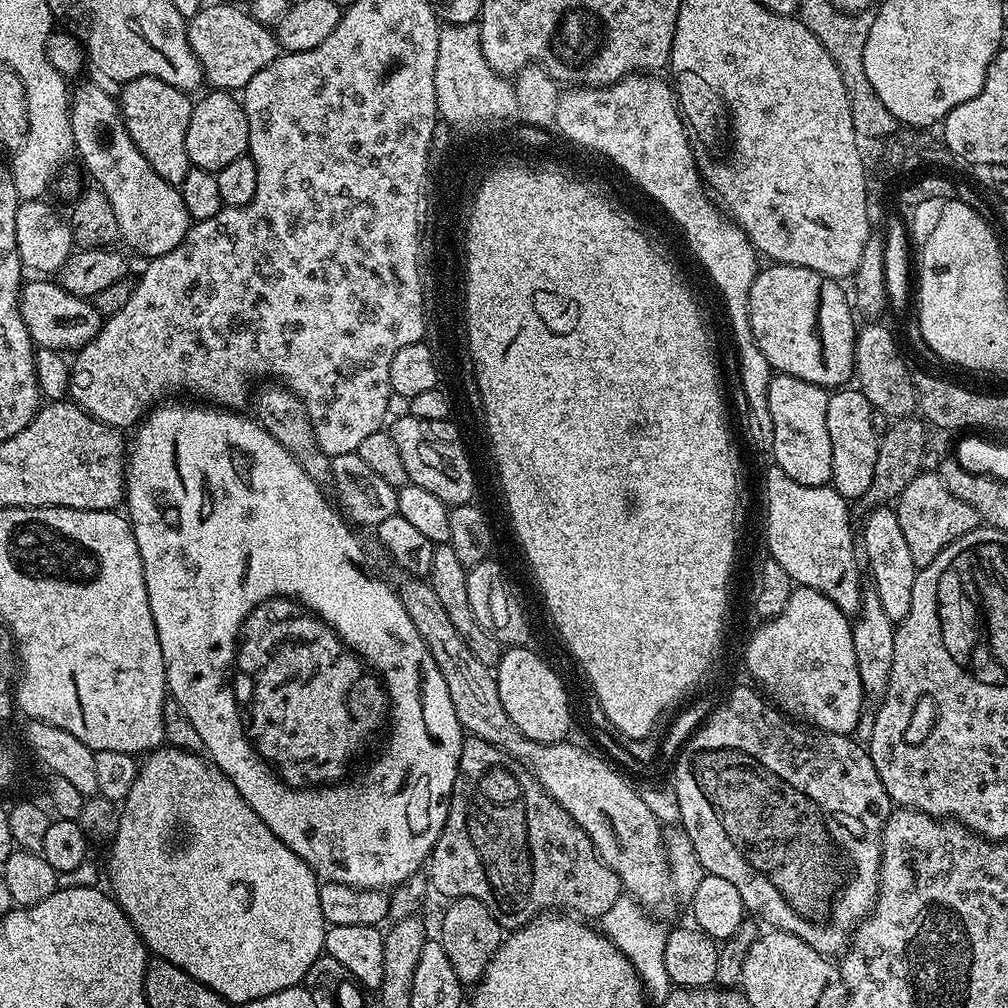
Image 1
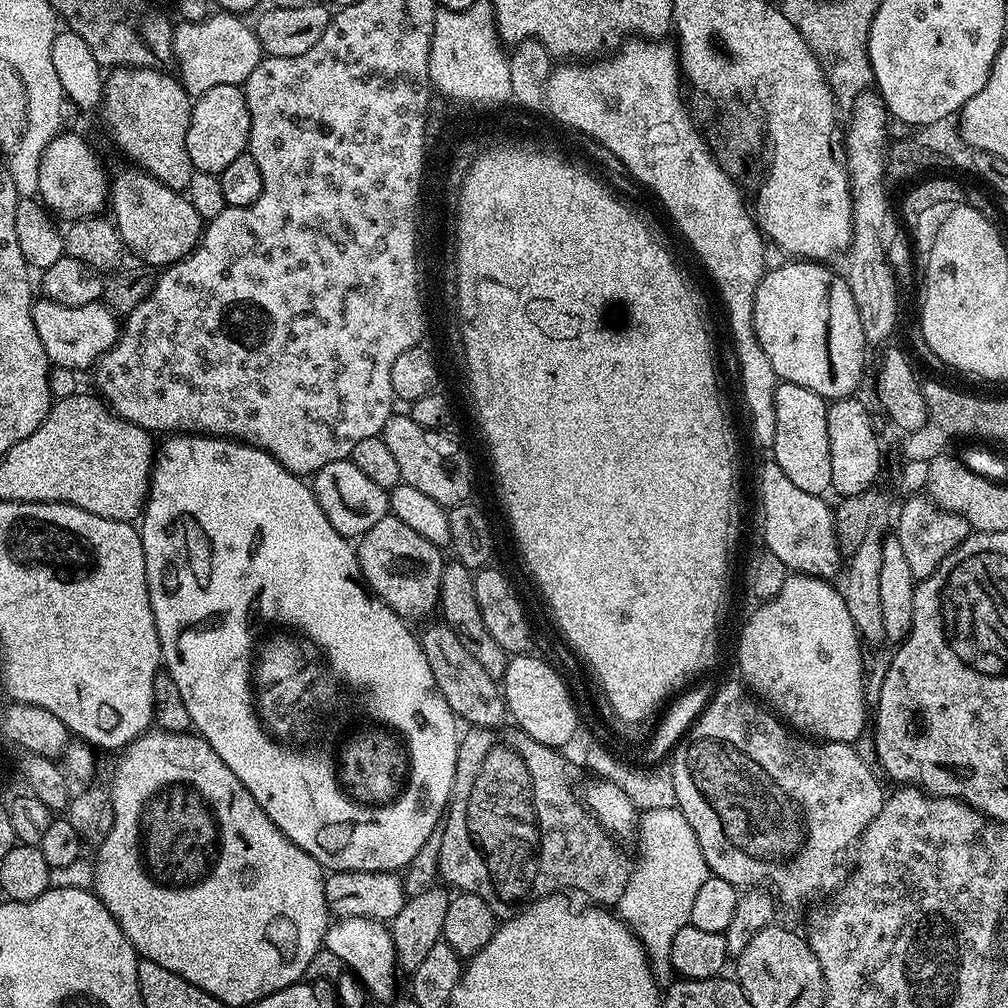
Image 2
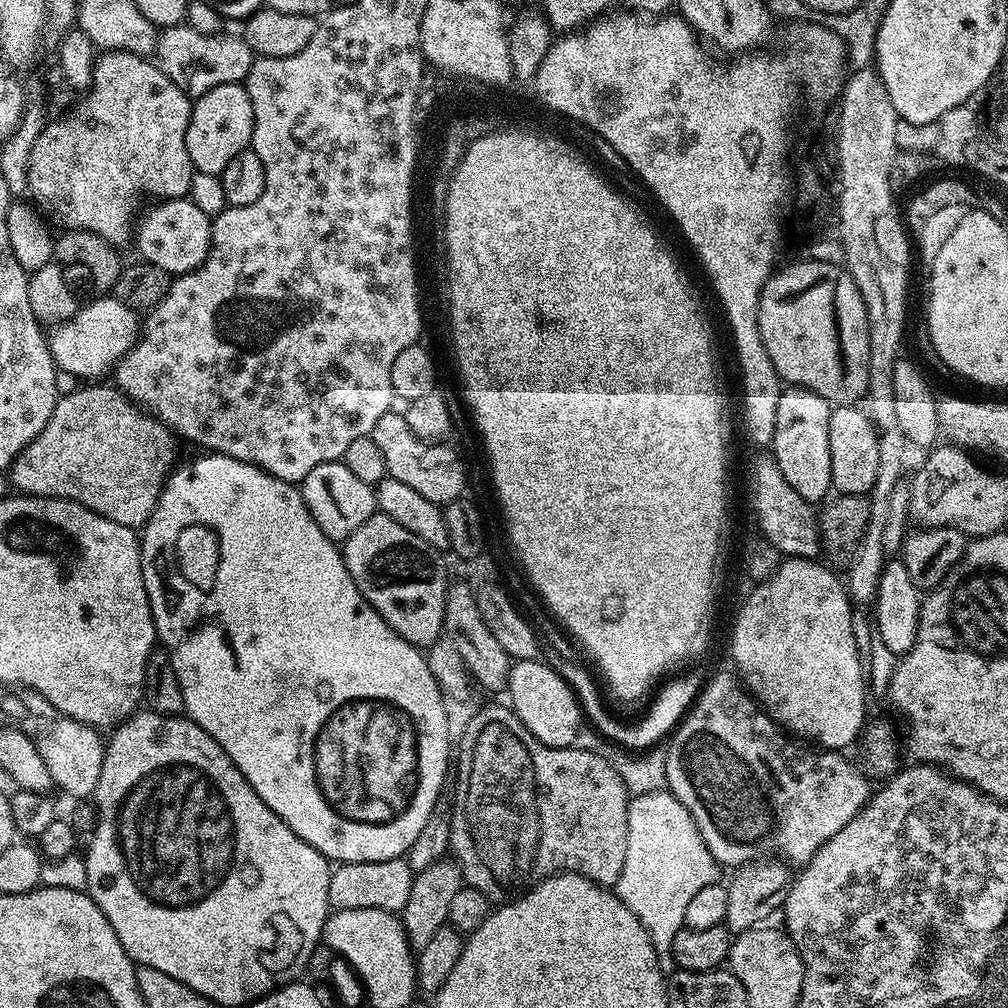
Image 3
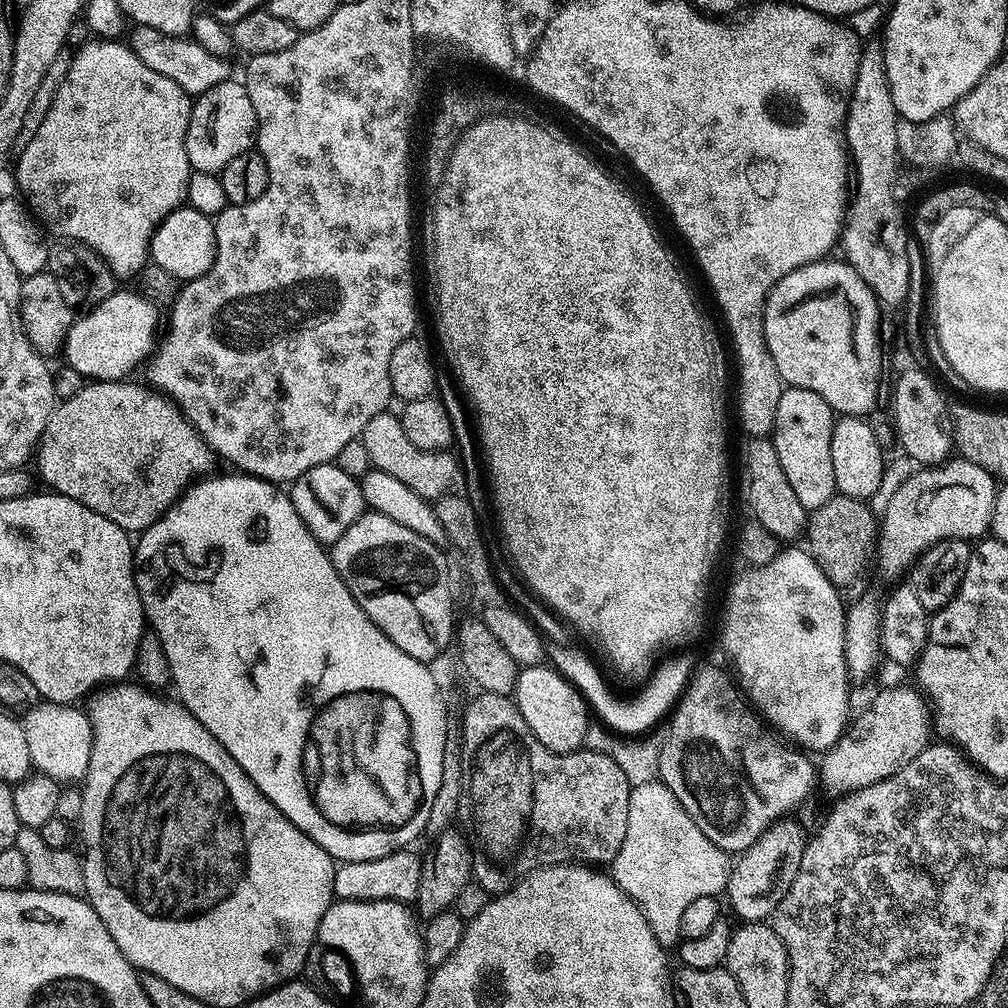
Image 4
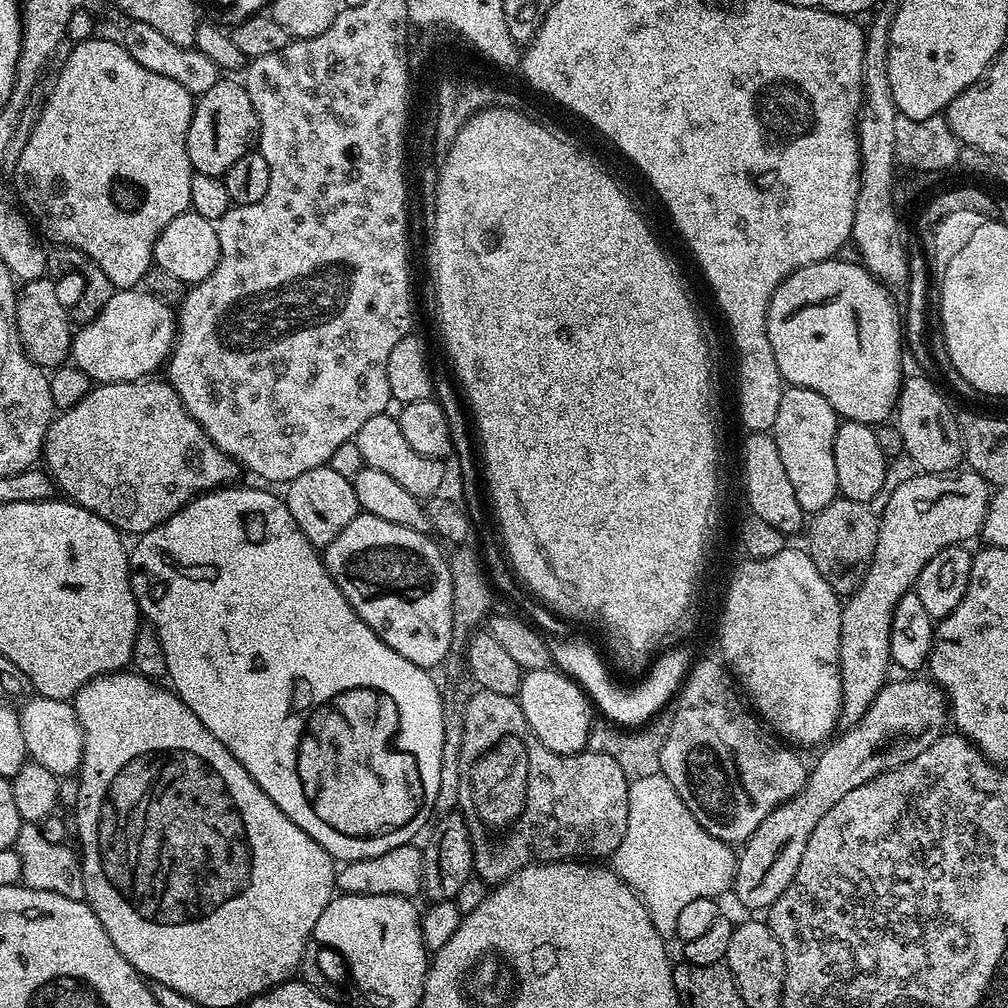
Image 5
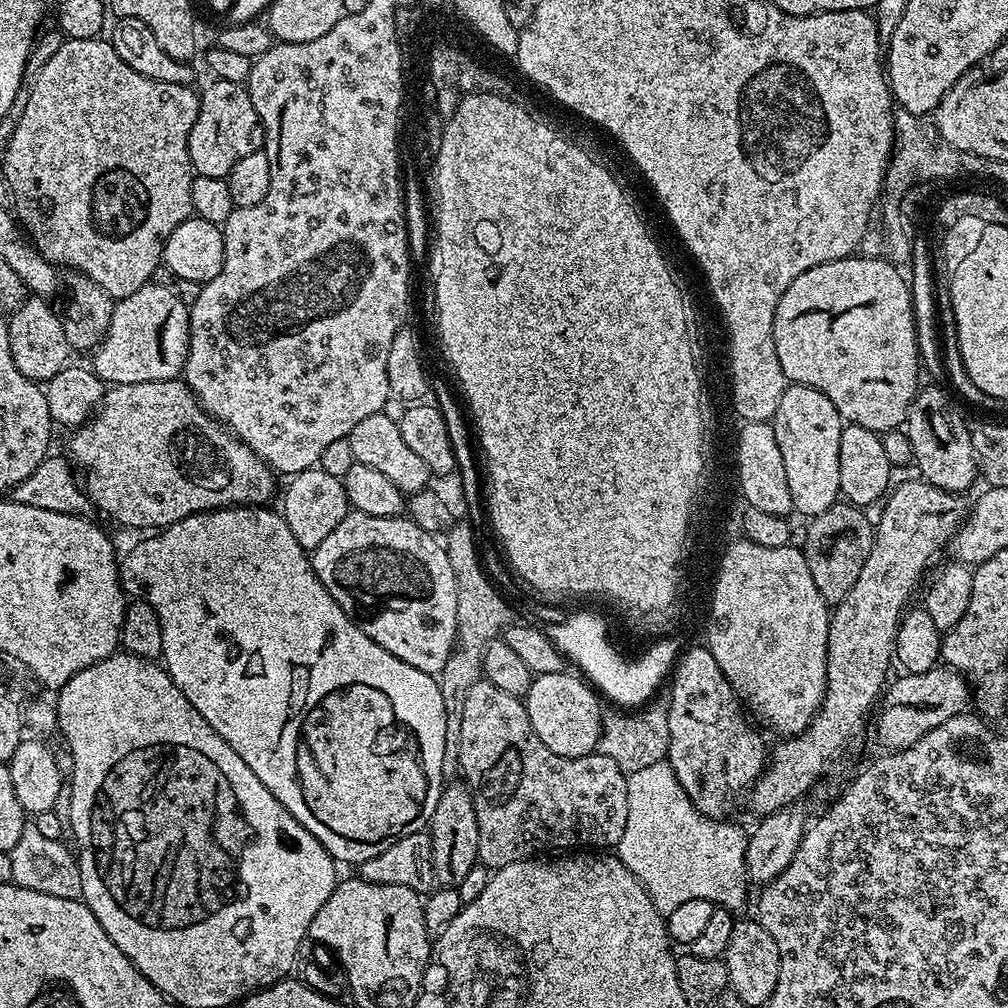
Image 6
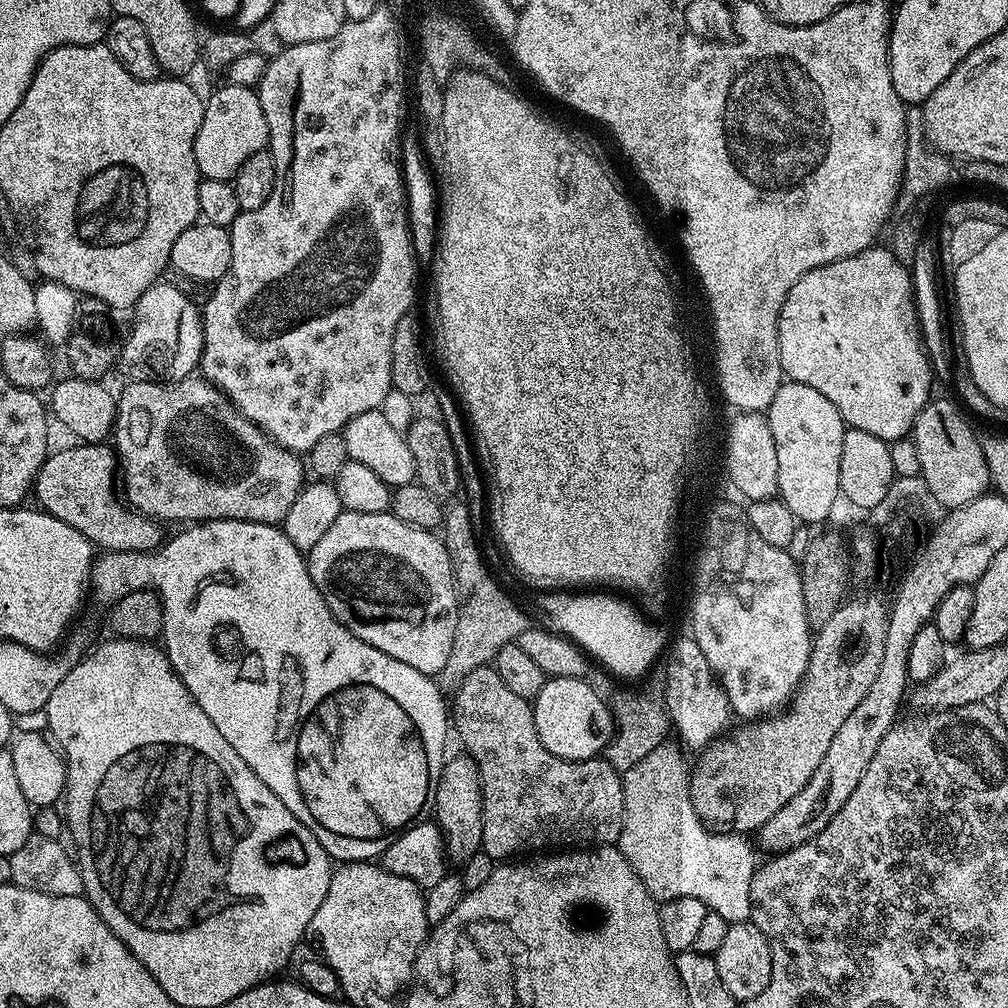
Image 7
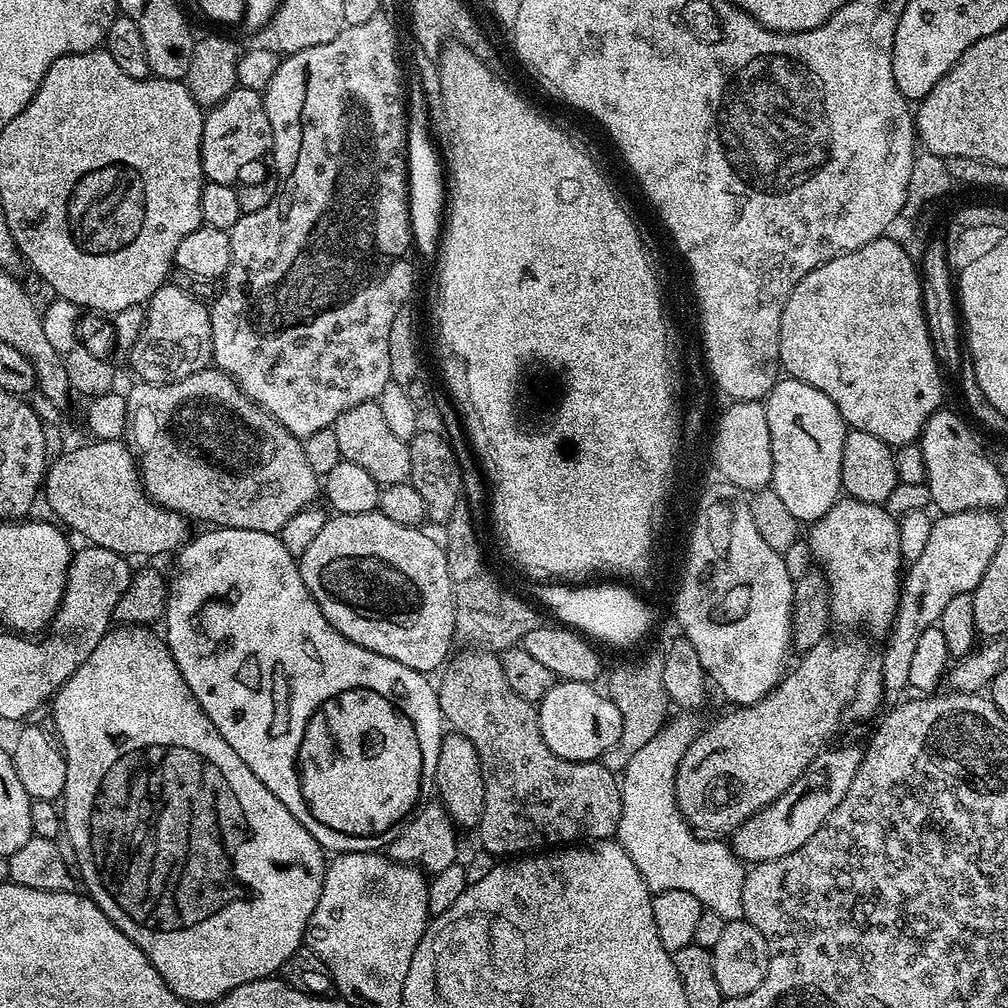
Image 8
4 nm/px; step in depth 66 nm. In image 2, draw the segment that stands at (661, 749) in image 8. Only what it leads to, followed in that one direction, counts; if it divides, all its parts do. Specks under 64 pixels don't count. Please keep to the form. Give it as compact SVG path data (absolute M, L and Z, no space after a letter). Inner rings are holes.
M679 808L650 809L638 820L638 841L640 840L640 857L631 865L626 890L622 890L622 898L618 905L618 915L625 926L640 940L644 953L648 955L648 964L652 967L652 977L661 986L672 983L674 973L670 962L670 942L674 942L674 934L682 930L682 926L690 923L690 909L694 906L694 897L698 894L702 882L709 876L708 863L702 858L702 846L698 846L698 838L686 822Z

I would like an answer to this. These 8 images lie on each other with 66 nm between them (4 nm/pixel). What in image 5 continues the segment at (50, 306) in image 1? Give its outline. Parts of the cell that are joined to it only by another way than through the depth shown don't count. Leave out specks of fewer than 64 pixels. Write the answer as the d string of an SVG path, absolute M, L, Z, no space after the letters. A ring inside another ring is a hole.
M143 290L113 291L110 302L89 324L73 335L70 360L81 368L89 381L117 384L142 380L165 367L176 342L177 313L173 305Z

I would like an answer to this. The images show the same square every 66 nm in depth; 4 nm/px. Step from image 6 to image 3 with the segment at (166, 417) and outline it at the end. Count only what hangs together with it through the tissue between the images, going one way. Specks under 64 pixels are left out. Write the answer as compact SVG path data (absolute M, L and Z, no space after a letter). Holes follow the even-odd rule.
M88 382L77 386L70 394L61 396L50 414L50 422L42 426L42 434L17 454L10 469L10 484L17 493L25 496L47 496L54 500L72 500L75 504L110 518L127 528L143 529L160 497L164 483L178 463L176 457L176 433L166 427L155 416L148 415L129 400L119 388L111 383Z

